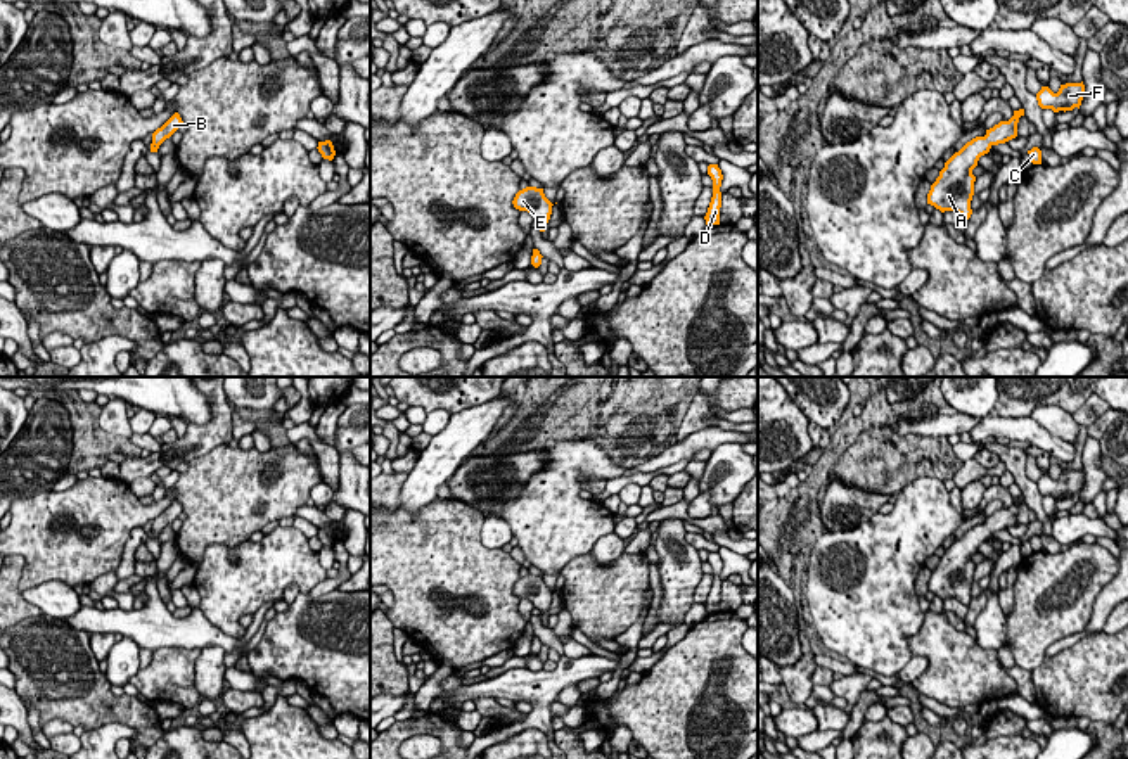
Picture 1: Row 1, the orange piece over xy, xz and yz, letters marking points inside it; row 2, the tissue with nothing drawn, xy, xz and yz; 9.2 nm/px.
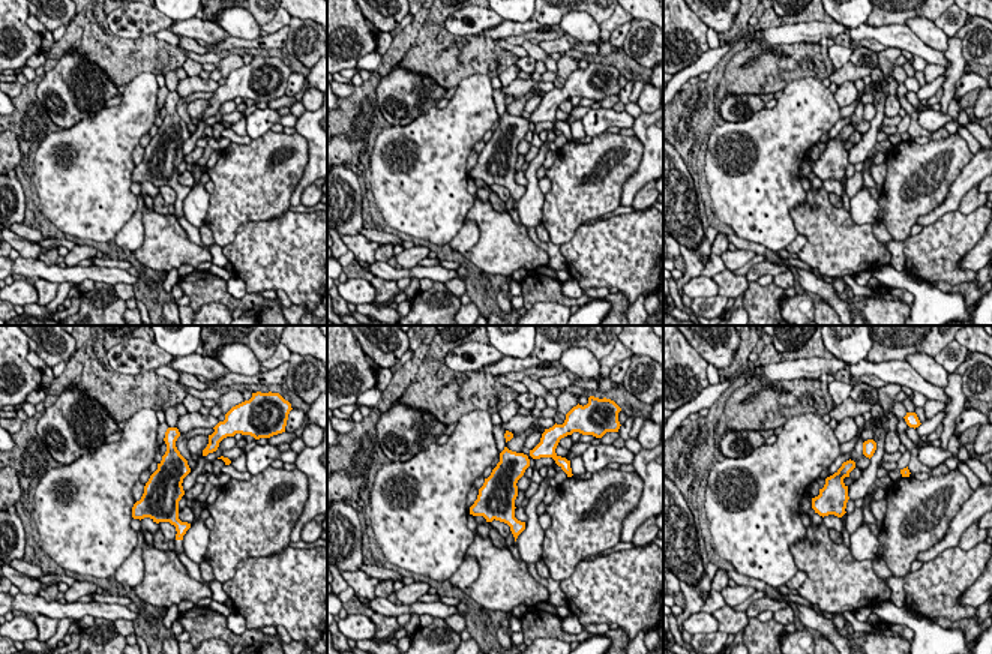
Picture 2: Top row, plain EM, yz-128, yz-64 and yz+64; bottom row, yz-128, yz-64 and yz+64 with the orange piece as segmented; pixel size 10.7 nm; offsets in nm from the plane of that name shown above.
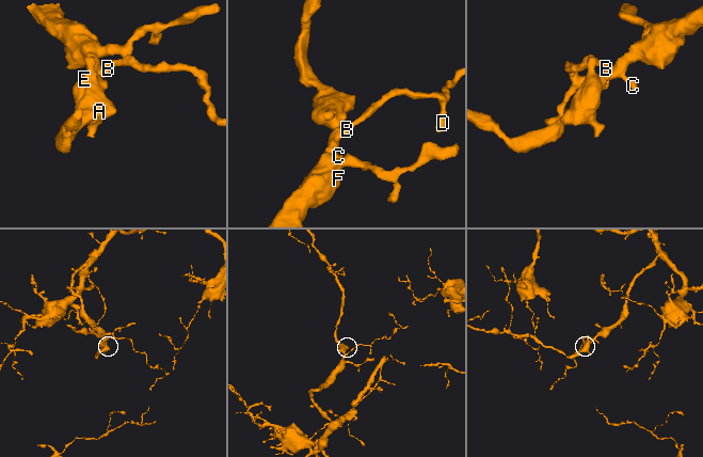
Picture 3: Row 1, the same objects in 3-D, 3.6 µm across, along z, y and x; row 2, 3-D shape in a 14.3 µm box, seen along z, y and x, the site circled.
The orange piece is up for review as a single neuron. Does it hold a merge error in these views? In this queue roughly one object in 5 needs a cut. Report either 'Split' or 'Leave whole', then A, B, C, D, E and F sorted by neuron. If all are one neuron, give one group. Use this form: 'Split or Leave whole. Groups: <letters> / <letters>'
Leave whole. Groups: A B C D E F

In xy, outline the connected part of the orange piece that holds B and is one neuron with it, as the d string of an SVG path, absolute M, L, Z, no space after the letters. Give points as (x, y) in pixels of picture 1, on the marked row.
M175 112L161 128L152 133L151 152L157 152L159 145L170 138L183 124L178 112Z

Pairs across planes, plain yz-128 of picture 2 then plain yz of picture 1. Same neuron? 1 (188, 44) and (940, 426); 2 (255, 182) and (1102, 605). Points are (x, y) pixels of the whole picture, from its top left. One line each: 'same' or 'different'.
1: different
2: different

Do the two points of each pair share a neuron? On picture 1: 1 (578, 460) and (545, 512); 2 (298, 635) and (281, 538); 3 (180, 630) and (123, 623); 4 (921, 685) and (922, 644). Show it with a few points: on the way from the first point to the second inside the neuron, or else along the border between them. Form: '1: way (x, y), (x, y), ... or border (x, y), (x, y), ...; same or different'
1: way (566, 472), (551, 500); same
2: border (300, 592), (307, 593); different
3: way (166, 630), (137, 625); same
4: way (931, 675), (933, 654); same

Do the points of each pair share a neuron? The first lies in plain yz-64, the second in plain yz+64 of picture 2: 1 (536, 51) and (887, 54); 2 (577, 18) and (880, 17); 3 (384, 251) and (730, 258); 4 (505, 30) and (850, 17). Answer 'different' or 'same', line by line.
1: same
2: different
3: different
4: different

